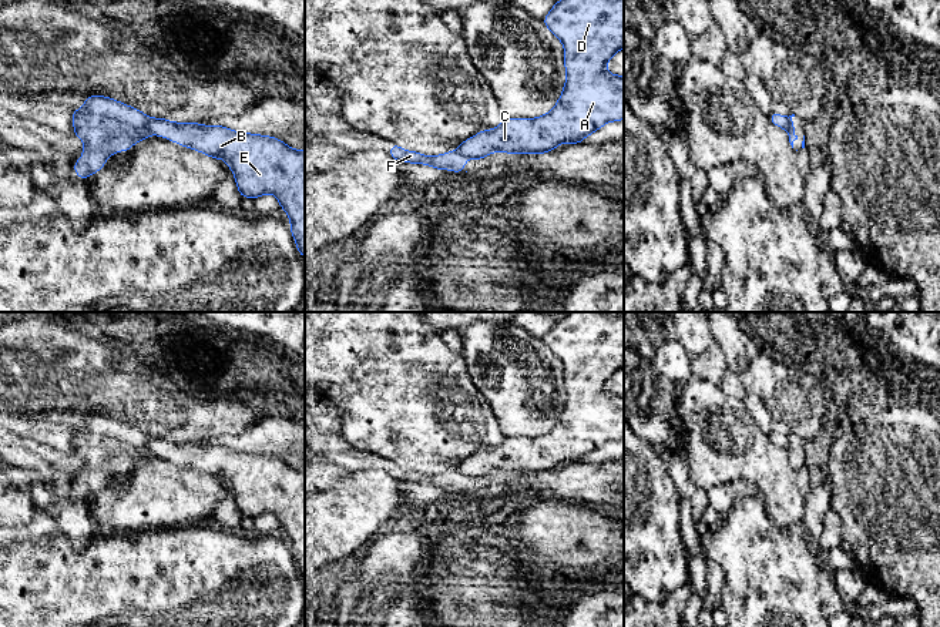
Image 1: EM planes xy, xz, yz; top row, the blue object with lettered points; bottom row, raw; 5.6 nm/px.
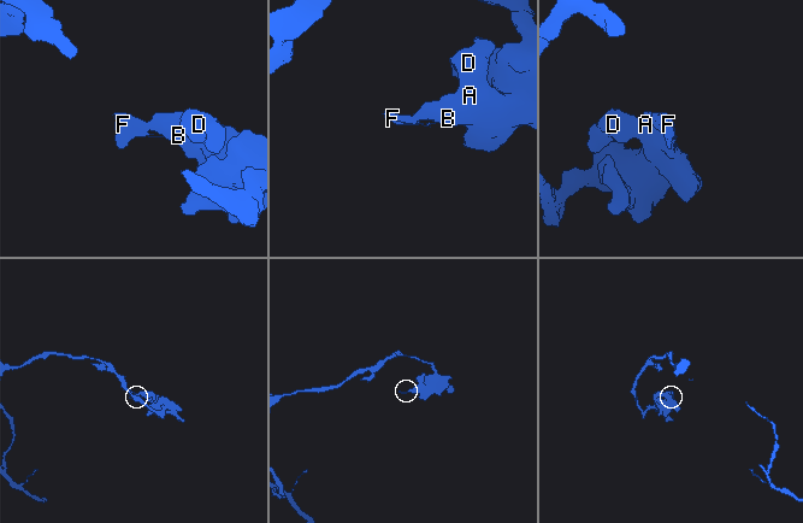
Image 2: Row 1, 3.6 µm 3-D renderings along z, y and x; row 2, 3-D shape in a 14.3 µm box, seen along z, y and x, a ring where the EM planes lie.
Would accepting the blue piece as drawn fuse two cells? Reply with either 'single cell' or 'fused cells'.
fused cells

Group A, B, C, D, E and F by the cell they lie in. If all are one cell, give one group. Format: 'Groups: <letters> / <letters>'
Groups: A B C D E / F

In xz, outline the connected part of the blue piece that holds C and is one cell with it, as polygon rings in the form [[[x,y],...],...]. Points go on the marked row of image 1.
[[[560,0],[543,23],[564,44],[567,80],[551,111],[538,118],[510,118],[459,145],[459,152],[481,160],[491,152],[543,154],[563,142],[580,144],[611,121],[624,120],[624,76],[607,71],[610,58],[624,48],[624,0]]]

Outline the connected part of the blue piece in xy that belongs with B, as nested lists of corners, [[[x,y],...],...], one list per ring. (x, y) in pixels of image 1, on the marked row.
[[[150,117],[148,125],[158,137],[197,150],[216,161],[224,158],[235,175],[241,197],[255,200],[263,194],[273,194],[291,219],[289,229],[298,251],[305,258],[305,151],[291,148],[275,137],[239,133],[221,125],[201,125],[197,121],[172,123]]]

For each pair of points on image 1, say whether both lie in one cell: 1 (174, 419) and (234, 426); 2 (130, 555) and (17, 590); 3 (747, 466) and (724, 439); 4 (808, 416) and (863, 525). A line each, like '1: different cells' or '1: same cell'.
1: same cell
2: same cell
3: same cell
4: different cells

